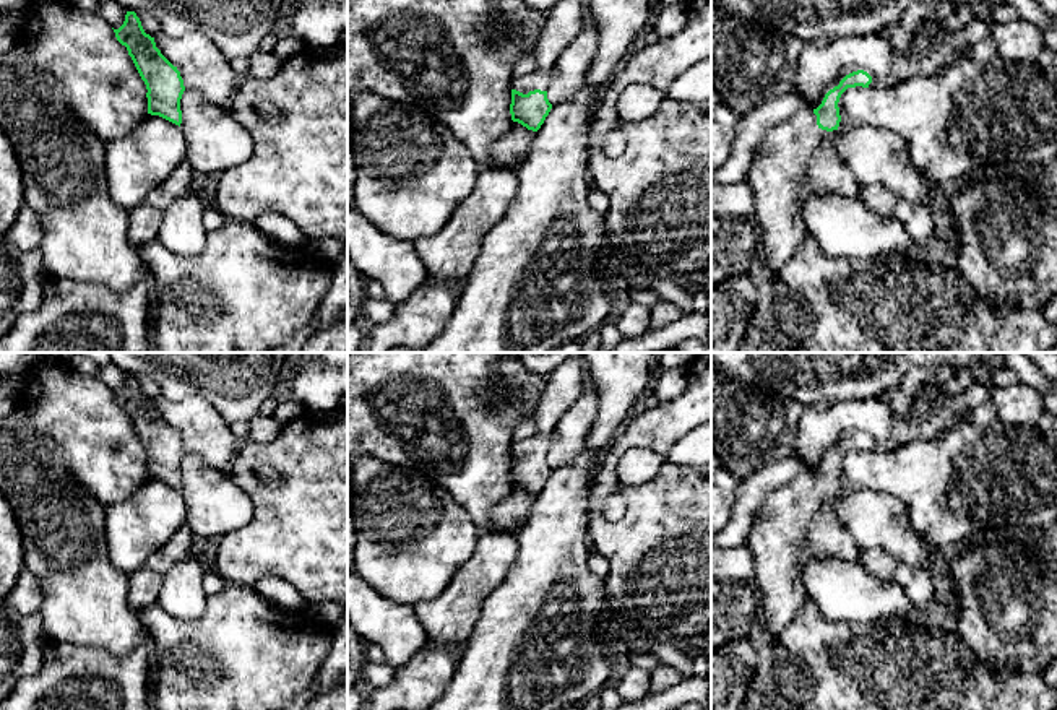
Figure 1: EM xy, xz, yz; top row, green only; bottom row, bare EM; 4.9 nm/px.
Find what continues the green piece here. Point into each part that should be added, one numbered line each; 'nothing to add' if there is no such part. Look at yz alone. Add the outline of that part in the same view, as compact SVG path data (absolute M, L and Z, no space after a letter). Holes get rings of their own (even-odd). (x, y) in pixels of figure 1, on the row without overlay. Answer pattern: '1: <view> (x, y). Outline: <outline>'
1: yz (778, 540). Outline: M799 471L766 499L747 539L761 590L761 621L753 639L787 697L802 691L804 674L797 666L778 660L773 647L781 629L807 600L800 562L810 544L805 526L820 499L812 474Z

